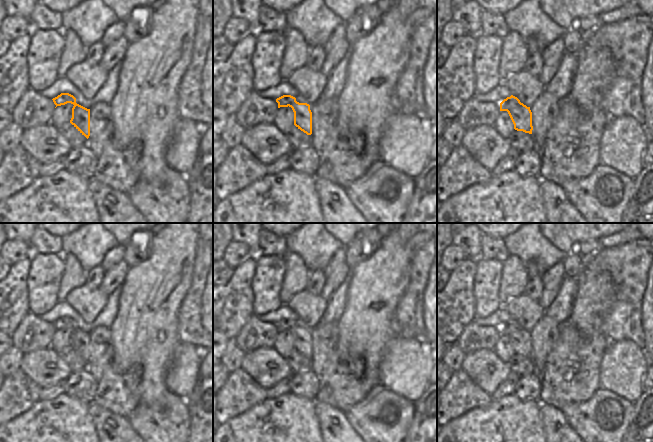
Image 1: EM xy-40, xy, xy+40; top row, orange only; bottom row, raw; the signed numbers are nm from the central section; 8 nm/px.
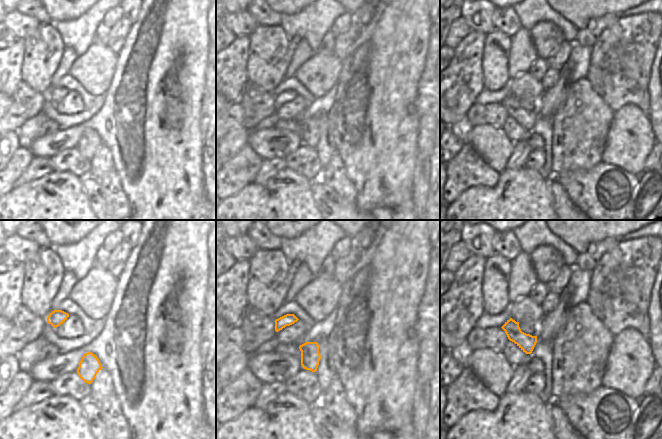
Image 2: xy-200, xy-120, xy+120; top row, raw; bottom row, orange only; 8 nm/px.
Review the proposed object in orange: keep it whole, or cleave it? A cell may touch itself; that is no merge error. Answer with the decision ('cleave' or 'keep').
cleave

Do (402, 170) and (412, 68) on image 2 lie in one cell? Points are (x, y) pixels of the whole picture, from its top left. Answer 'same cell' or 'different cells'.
same cell

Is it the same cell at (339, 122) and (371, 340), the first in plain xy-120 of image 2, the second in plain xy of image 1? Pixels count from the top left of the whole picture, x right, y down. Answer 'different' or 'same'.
same

